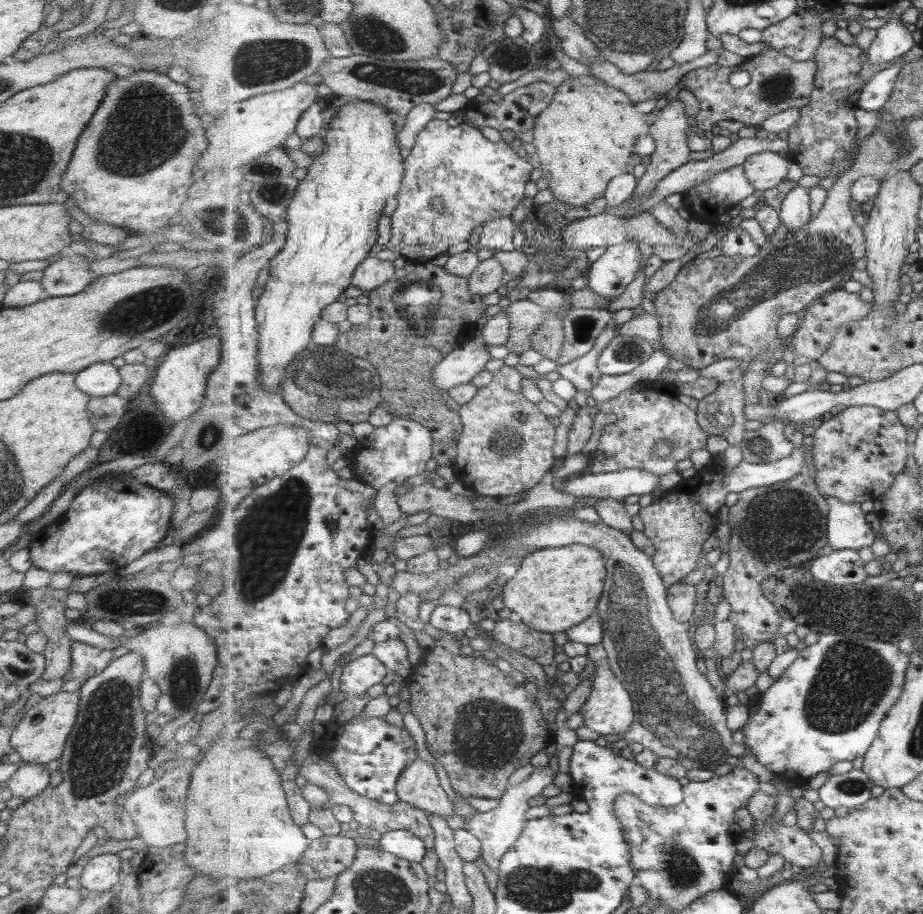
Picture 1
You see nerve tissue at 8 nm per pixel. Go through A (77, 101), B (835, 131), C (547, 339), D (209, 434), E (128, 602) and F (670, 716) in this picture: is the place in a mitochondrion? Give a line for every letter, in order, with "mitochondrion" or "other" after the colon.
A: other
B: other
C: mitochondrion
D: mitochondrion
E: mitochondrion
F: mitochondrion

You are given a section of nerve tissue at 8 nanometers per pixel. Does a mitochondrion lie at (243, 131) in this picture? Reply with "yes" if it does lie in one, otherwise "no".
no

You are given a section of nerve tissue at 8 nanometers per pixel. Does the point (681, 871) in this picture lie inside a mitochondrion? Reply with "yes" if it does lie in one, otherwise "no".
yes

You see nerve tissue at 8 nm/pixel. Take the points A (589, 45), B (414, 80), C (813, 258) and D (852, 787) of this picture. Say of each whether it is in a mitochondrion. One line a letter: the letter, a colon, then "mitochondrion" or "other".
A: mitochondrion
B: mitochondrion
C: mitochondrion
D: mitochondrion

